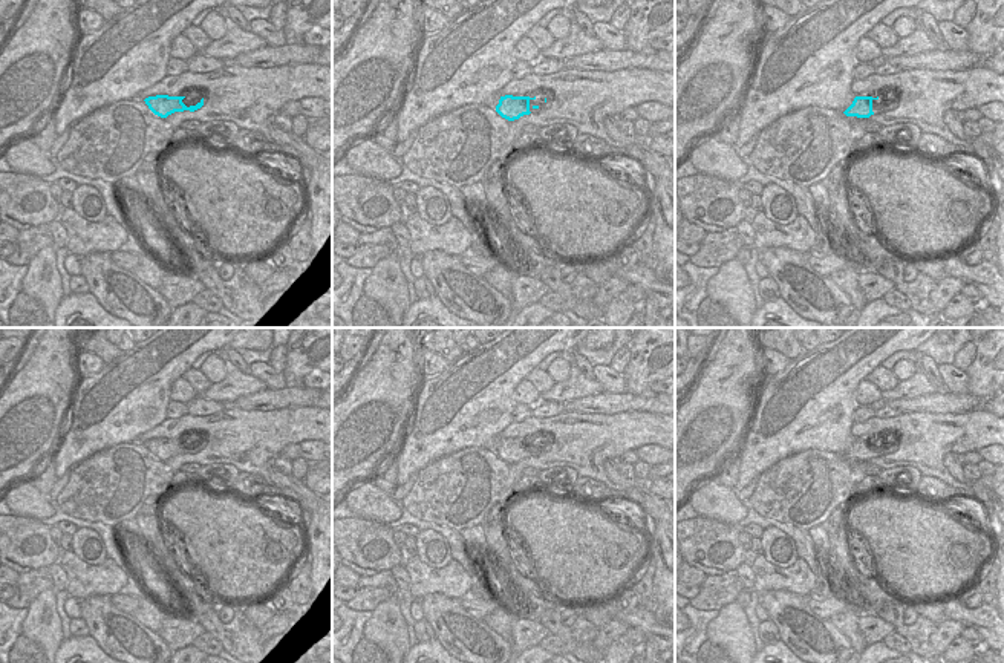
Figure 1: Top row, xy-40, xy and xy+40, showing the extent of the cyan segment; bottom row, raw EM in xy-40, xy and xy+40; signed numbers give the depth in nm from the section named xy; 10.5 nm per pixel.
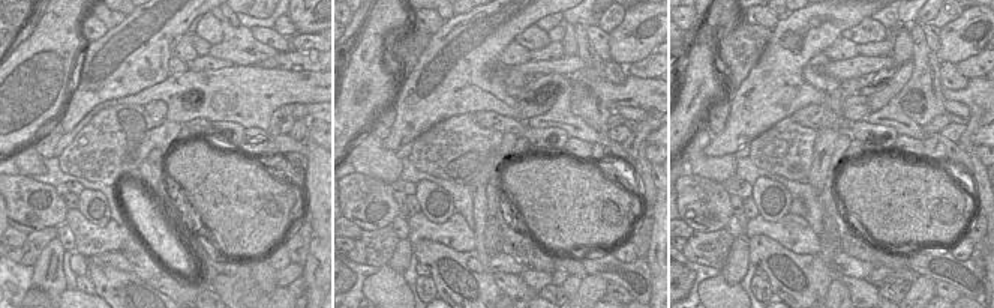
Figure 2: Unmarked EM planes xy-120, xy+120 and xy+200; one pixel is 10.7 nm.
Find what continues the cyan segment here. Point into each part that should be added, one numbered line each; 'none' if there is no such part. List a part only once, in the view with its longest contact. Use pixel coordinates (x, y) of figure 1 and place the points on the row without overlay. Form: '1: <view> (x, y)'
1: xy (542, 447)

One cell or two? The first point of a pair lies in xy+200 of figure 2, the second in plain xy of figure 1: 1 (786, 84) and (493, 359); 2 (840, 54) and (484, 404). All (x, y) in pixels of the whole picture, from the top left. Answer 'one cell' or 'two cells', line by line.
1: one cell
2: two cells

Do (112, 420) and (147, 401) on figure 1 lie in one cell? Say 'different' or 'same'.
same

